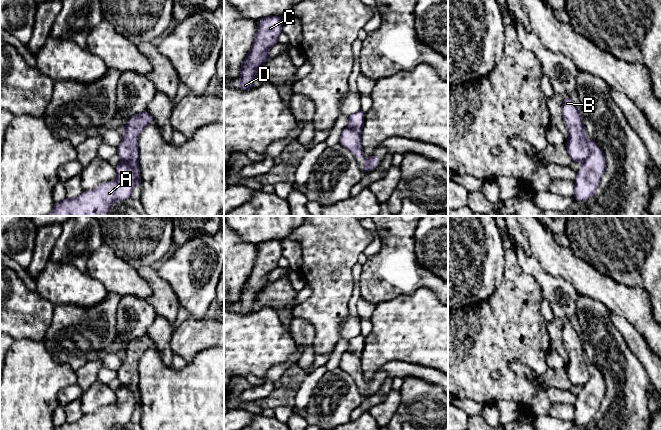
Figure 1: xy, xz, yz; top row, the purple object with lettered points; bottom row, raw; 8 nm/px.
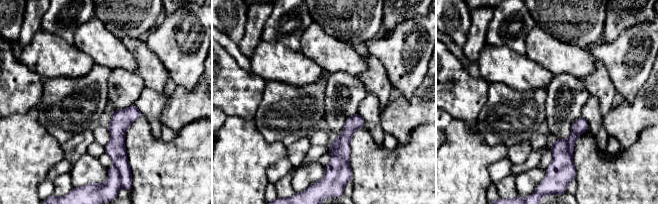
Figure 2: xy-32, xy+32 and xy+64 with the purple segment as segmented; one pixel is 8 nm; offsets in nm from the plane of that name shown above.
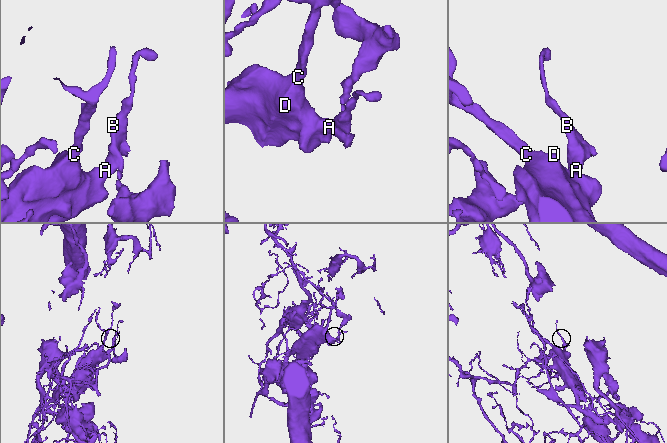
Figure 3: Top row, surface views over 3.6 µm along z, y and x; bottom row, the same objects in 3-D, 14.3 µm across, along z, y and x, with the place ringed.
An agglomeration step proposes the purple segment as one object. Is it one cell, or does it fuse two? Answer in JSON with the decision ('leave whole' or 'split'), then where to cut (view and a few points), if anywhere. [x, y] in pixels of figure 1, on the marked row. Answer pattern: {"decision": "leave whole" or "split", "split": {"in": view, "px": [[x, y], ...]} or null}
{"decision": "split", "split": {"in": "xy", "px": [[122, 159], [134, 172], [135, 184]]}}

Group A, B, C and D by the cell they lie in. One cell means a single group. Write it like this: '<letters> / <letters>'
A C D / B

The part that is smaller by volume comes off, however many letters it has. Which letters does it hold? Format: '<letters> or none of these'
B

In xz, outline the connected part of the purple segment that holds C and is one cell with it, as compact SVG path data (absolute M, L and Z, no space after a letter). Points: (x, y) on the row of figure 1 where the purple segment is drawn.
M268 16L258 20L257 34L251 50L240 69L238 87L241 90L253 88L258 69L269 59L268 50L278 43L282 33L282 16Z

